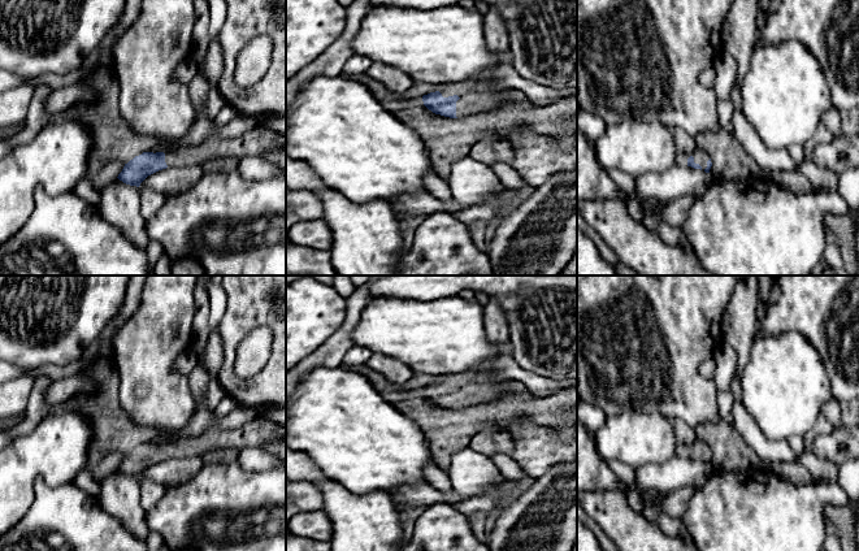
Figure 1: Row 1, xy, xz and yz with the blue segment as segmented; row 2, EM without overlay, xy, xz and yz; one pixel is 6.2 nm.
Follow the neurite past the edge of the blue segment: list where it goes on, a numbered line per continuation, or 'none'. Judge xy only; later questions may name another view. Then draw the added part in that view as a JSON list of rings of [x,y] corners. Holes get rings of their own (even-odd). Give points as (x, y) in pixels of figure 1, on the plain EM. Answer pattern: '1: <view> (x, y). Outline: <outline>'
1: xy (260, 432). Outline: [[[257,416],[238,429],[211,429],[198,437],[181,437],[165,442],[168,459],[201,456],[214,448],[265,446],[277,442],[277,433],[286,426]]]

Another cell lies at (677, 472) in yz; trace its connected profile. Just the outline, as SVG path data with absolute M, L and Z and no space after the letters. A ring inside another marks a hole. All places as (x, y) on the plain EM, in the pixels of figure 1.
M677 455L664 463L635 469L634 485L643 502L642 516L655 524L664 515L659 502L665 494L682 487L699 489L710 472L710 464Z

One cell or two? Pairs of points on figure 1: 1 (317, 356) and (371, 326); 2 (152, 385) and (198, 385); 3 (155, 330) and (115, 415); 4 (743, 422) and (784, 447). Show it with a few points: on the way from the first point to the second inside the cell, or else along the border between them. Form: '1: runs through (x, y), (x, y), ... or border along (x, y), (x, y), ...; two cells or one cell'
1: border along (361, 309), (360, 319), (351, 334), (352, 345); two cells
2: border along (187, 376), (195, 402), (194, 415); two cells
3: border along (118, 374), (118, 403), (134, 421), (142, 425); two cells
4: runs through (753, 433), (767, 447), (773, 447); one cell

